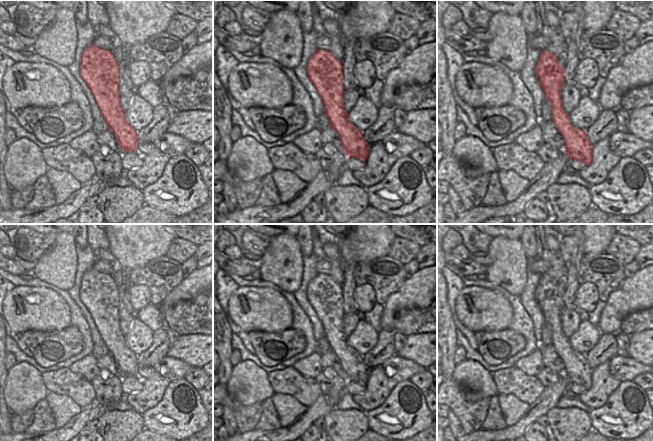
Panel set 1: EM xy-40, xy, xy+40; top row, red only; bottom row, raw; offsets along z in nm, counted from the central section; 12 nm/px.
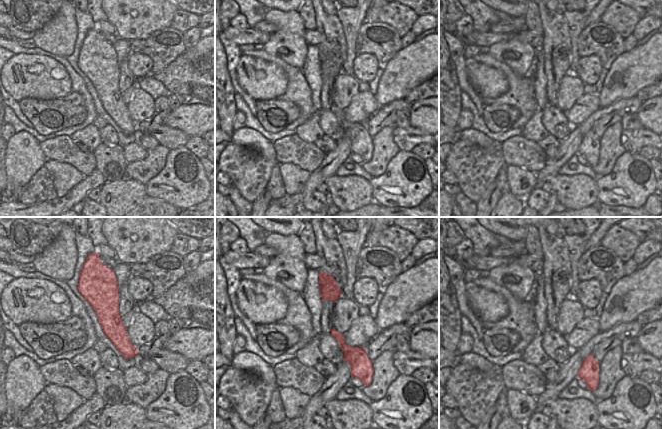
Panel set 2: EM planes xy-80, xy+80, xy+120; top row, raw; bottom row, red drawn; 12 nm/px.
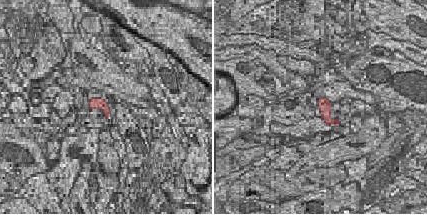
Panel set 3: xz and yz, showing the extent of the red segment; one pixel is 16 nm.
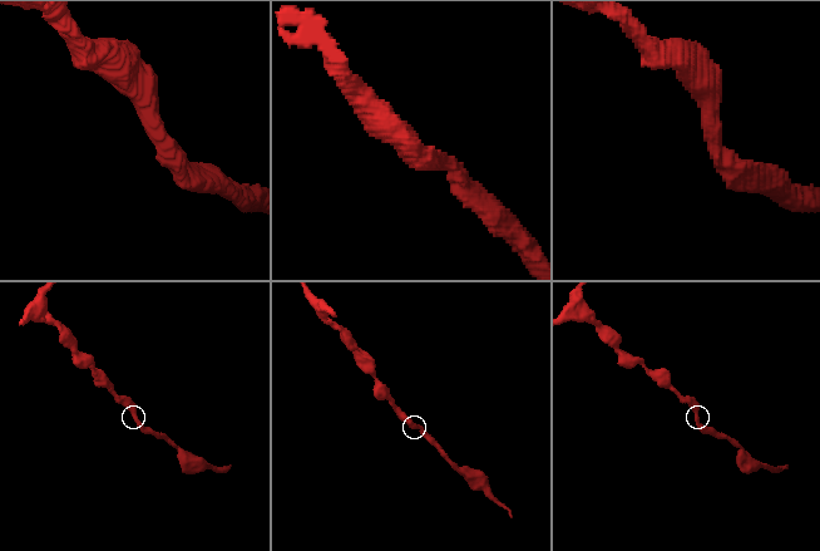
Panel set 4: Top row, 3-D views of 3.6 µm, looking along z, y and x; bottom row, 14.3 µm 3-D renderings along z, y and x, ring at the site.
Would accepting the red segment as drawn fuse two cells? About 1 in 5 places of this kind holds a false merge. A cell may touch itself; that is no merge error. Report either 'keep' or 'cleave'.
keep

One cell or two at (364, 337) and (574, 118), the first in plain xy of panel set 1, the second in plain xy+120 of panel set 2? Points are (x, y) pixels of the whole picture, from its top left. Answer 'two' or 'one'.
one

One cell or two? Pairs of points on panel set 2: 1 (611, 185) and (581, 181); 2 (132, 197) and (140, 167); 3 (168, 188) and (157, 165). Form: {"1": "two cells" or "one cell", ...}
{"1": "two cells", "2": "two cells", "3": "two cells"}

